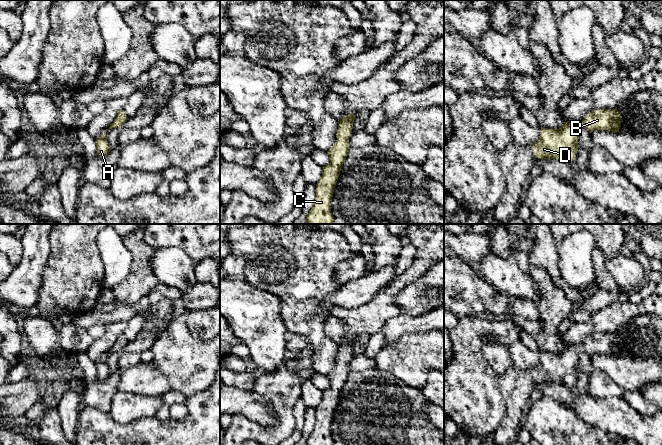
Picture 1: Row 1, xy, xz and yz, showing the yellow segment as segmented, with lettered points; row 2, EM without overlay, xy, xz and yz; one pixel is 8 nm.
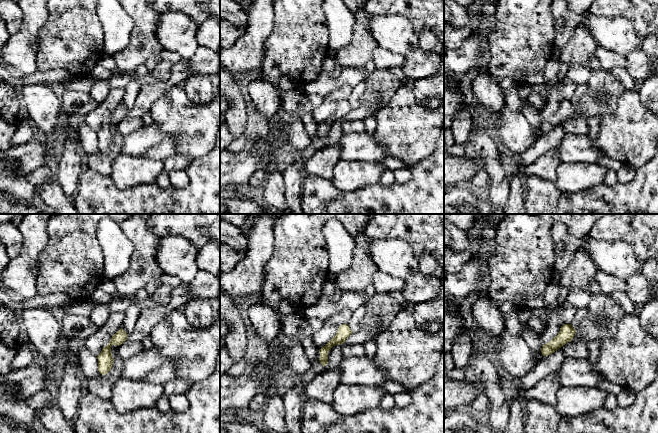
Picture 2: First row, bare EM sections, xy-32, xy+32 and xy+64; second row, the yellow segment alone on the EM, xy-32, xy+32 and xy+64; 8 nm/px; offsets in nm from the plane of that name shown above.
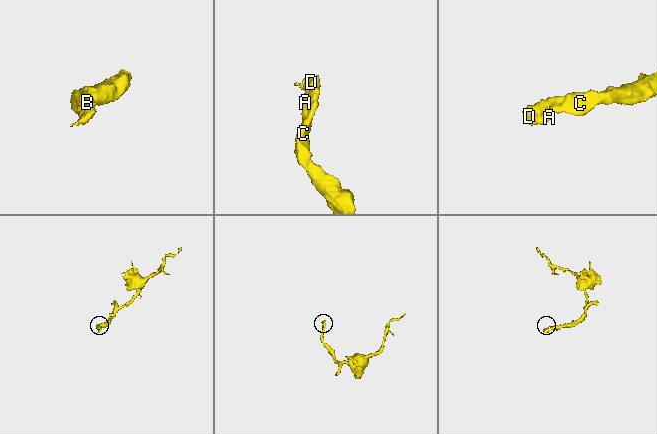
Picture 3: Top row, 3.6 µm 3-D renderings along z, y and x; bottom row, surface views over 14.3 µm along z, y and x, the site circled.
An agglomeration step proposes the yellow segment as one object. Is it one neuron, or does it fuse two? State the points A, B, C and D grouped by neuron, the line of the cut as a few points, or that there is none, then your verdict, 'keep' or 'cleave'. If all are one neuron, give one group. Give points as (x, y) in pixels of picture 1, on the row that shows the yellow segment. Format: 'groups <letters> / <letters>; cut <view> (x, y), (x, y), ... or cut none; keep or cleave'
groups A B C D; cut none; keep

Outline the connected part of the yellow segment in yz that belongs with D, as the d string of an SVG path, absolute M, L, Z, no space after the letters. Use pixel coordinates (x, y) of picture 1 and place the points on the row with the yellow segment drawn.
M615 108L595 110L589 112L583 121L564 122L559 129L541 128L539 140L532 145L534 156L538 159L575 160L582 127L590 133L595 130L619 132L621 114Z

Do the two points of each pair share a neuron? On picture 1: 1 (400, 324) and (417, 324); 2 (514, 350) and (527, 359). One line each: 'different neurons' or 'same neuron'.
1: same neuron
2: same neuron

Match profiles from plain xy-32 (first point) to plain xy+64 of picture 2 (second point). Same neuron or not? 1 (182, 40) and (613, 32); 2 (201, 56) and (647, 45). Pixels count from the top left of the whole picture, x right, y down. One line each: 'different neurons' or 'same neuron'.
1: same neuron
2: different neurons

